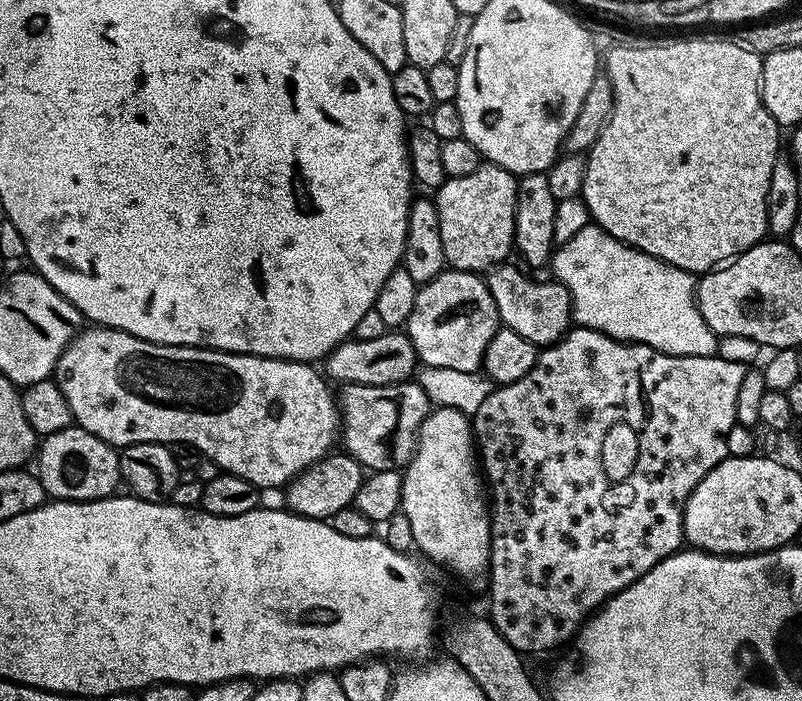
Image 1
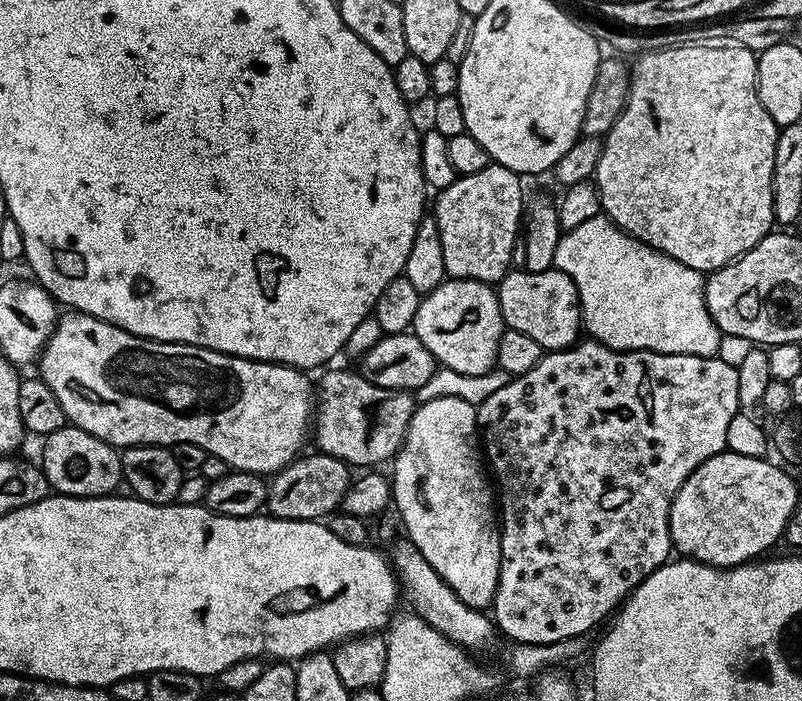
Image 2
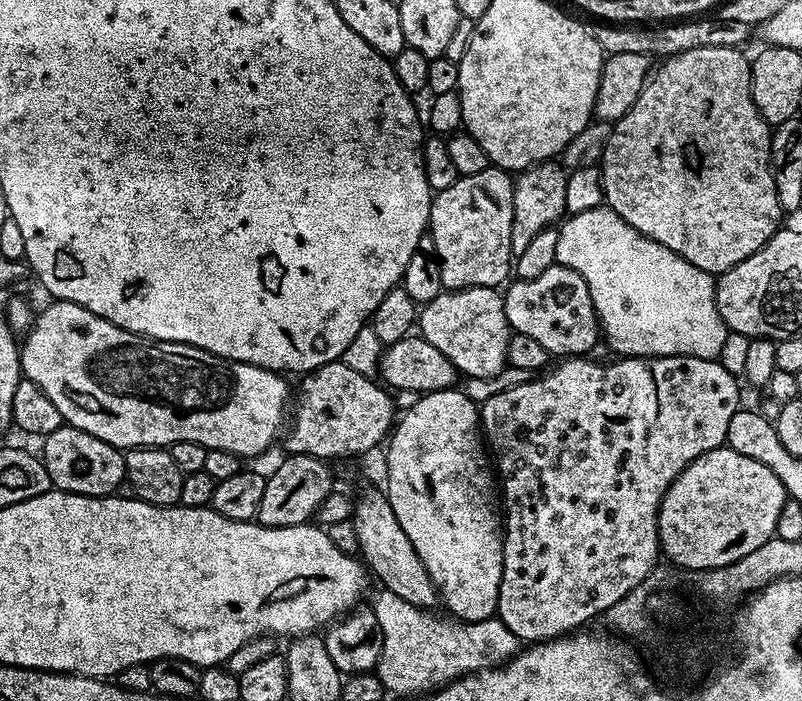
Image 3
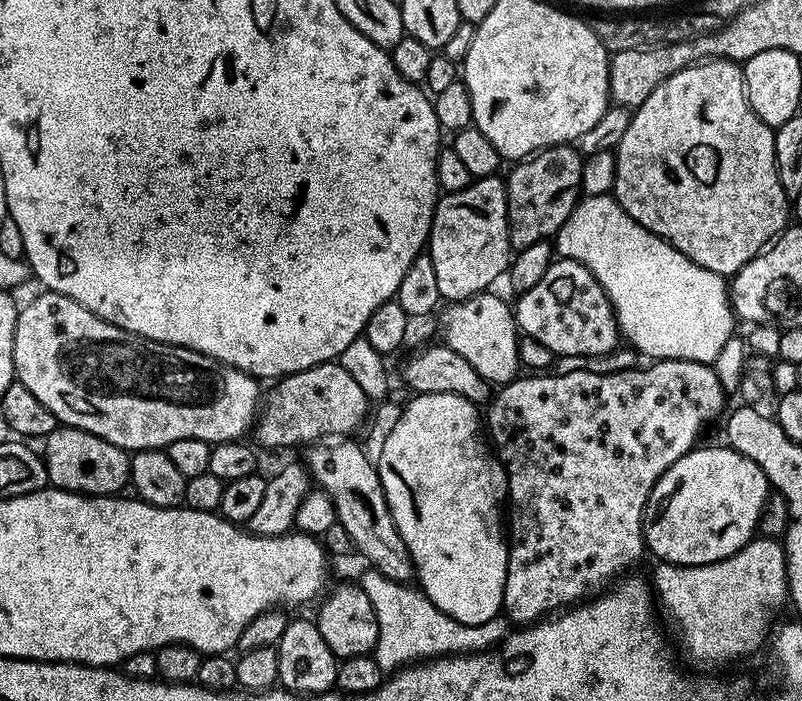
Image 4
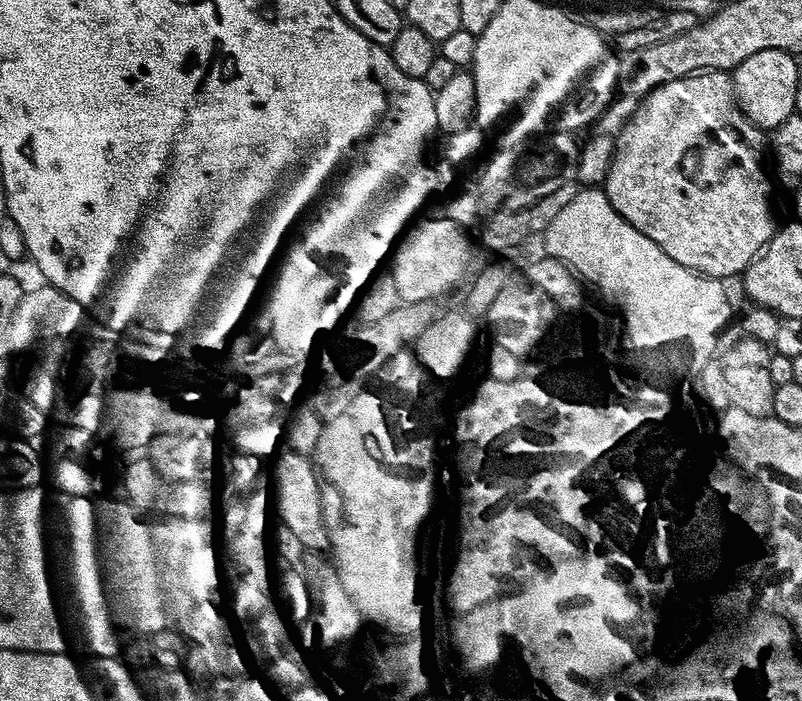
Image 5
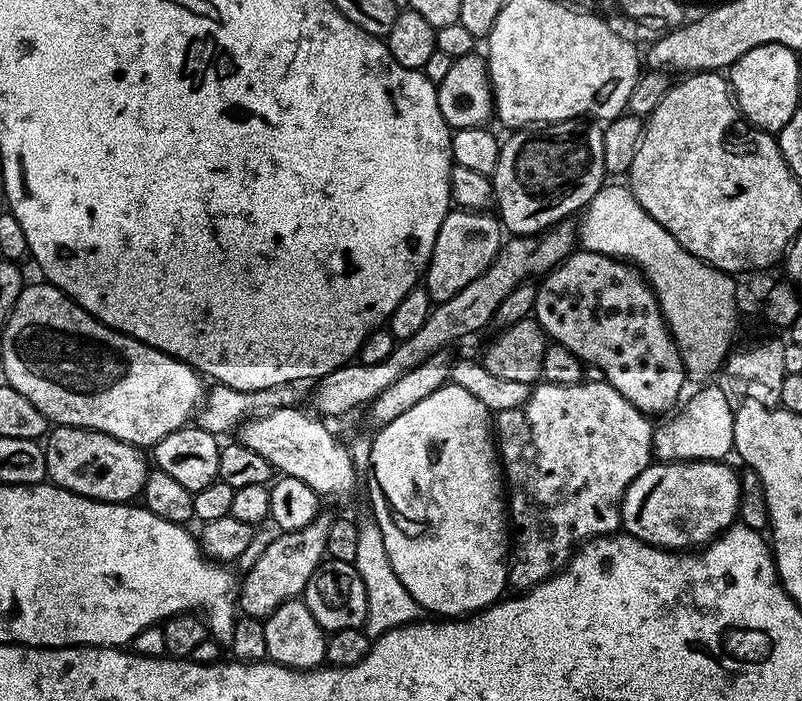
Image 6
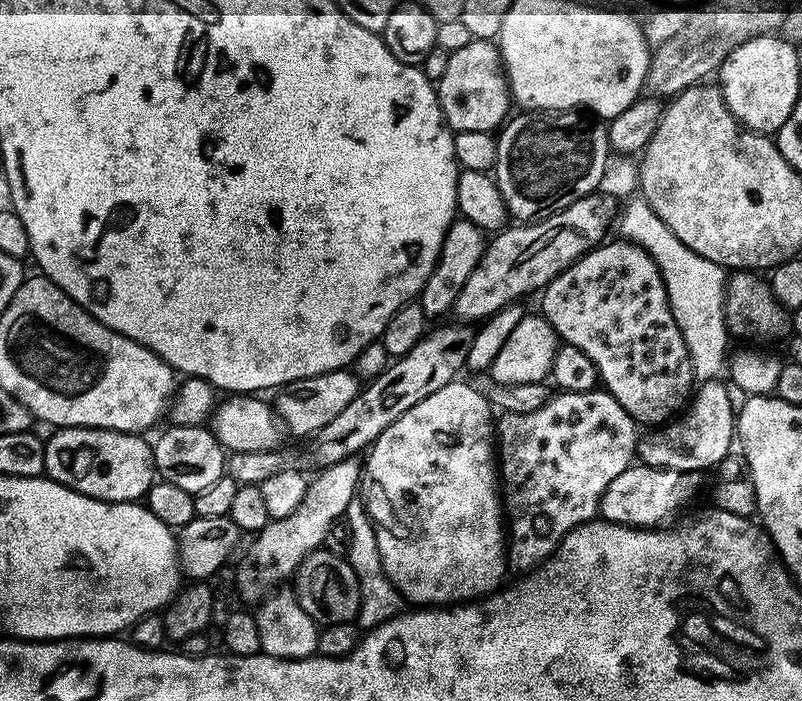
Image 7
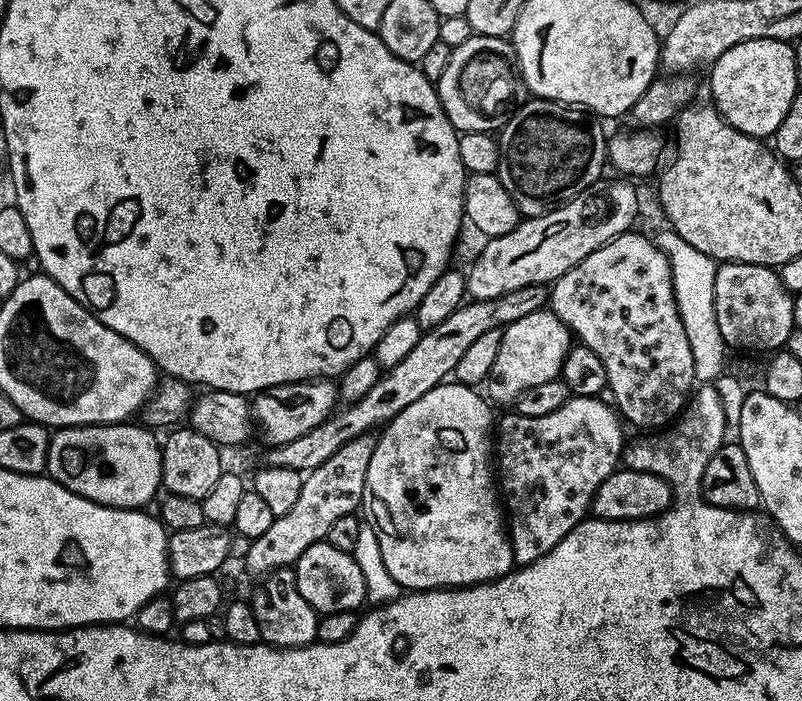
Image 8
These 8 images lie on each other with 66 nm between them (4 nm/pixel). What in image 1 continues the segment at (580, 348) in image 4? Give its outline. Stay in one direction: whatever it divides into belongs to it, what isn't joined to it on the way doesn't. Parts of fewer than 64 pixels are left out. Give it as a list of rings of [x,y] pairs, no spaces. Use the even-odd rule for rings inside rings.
[[[505,262],[487,273],[486,283],[500,315],[500,323],[537,346],[557,344],[573,323],[570,294],[566,286],[557,284],[555,279],[531,280],[527,276],[529,273],[524,272],[519,272],[512,262]]]

